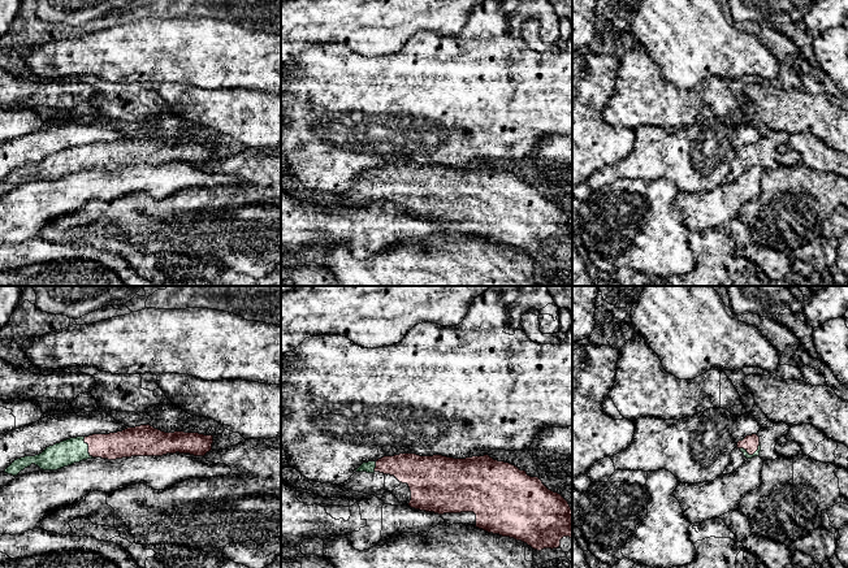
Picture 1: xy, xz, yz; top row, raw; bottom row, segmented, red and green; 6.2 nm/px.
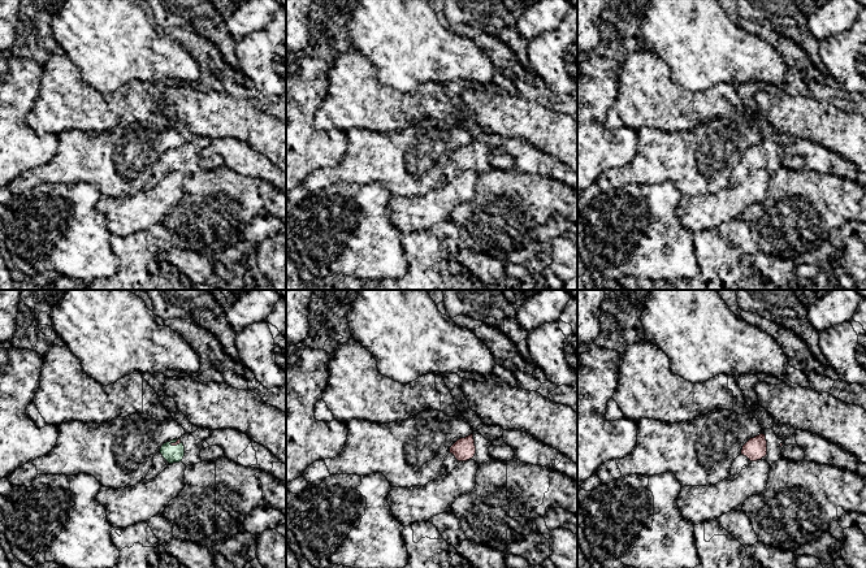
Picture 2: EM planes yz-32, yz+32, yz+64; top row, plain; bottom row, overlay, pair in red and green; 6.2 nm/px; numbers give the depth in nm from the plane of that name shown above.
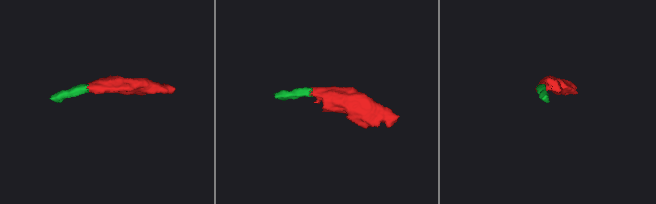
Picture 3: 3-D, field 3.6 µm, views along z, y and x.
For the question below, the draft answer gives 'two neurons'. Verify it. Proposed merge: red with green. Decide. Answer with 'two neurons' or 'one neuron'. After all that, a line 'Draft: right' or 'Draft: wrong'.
one neuron
Draft: wrong

